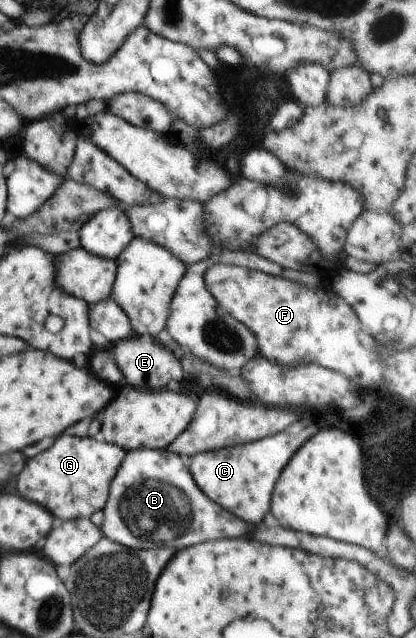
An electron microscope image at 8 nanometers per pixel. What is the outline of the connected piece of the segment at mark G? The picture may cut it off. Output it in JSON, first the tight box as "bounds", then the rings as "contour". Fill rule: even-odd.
{"bounds":[17,435,125,522],"contour":[[[61,435],[55,445],[31,459],[29,467],[17,476],[17,491],[21,497],[49,509],[58,522],[91,516],[103,510],[108,501],[111,483],[125,459],[125,452],[116,444],[95,439],[75,439]]]}

